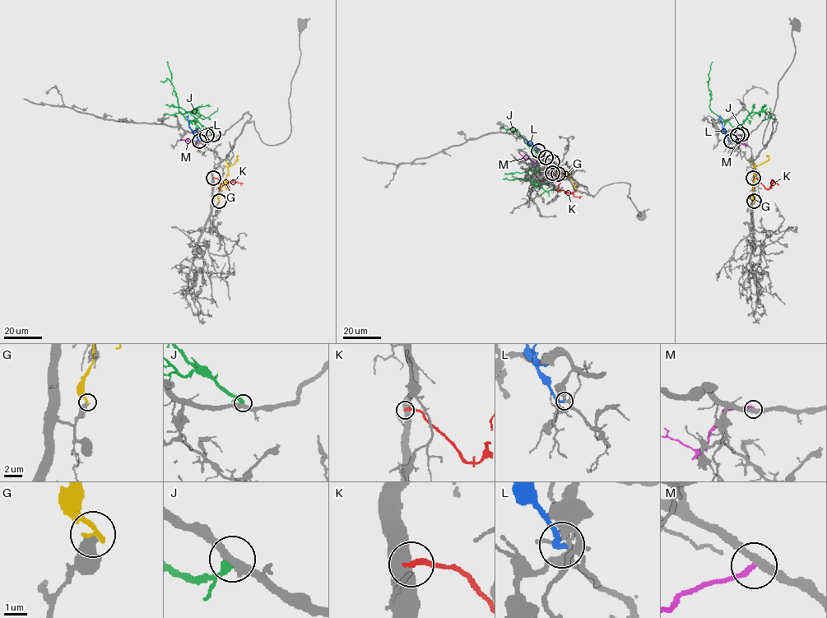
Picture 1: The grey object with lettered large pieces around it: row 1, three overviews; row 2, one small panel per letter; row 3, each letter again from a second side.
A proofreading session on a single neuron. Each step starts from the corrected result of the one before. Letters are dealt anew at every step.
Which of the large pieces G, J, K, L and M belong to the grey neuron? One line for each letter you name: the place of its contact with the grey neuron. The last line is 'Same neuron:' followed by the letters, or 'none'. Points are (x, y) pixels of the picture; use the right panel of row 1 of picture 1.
L: contact (731, 141)
Same neuron: L

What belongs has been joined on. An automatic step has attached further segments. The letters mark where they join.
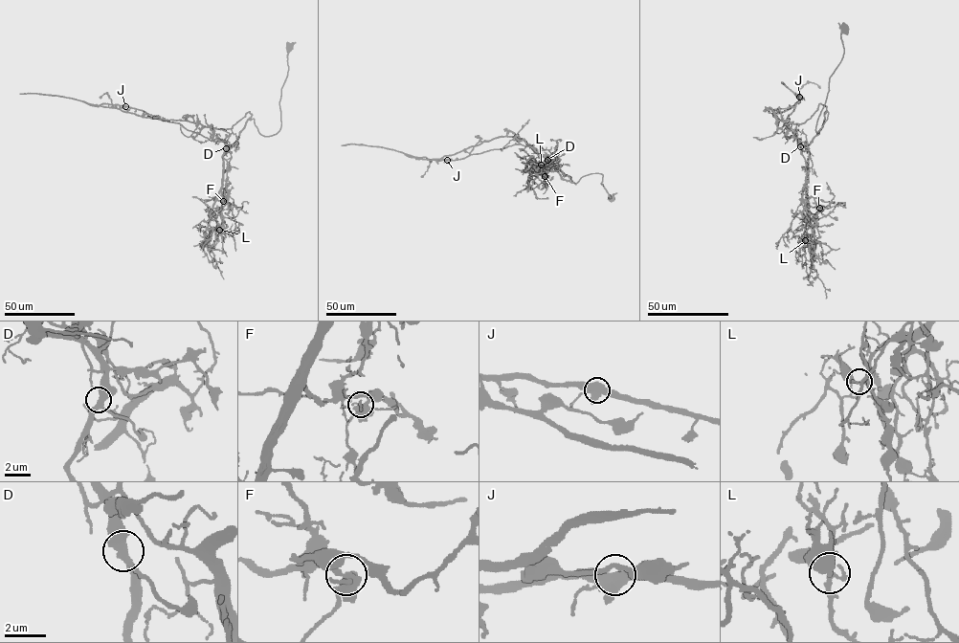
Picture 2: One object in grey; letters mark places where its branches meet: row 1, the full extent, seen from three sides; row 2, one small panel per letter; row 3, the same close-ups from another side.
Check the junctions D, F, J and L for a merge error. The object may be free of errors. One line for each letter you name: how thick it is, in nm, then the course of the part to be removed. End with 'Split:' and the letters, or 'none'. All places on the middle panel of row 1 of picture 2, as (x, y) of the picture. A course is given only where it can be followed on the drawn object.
F: 440 nm | (545, 176), (547, 159), (521, 144), (455, 160), (342, 145)
Split: F

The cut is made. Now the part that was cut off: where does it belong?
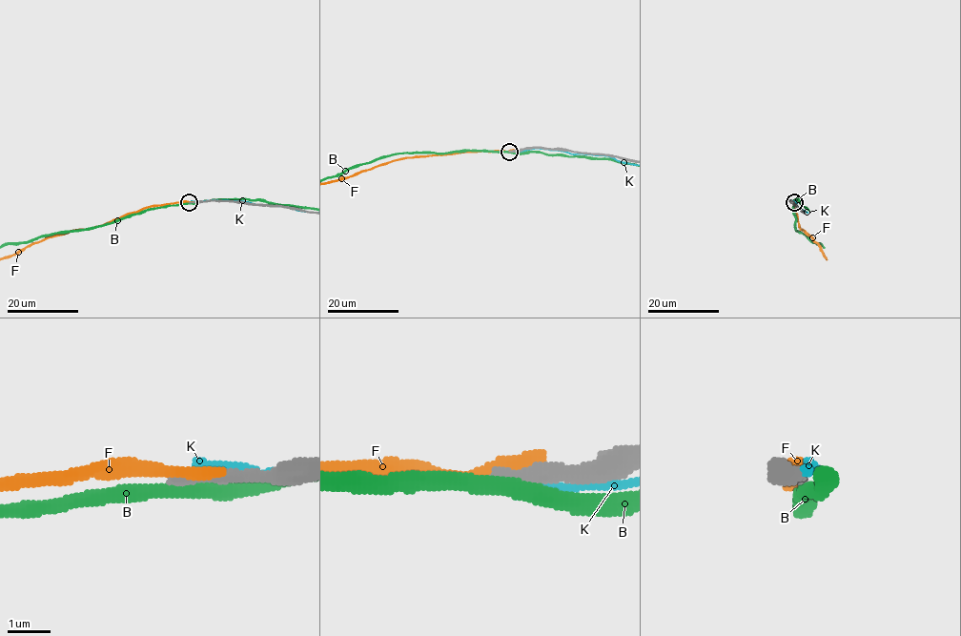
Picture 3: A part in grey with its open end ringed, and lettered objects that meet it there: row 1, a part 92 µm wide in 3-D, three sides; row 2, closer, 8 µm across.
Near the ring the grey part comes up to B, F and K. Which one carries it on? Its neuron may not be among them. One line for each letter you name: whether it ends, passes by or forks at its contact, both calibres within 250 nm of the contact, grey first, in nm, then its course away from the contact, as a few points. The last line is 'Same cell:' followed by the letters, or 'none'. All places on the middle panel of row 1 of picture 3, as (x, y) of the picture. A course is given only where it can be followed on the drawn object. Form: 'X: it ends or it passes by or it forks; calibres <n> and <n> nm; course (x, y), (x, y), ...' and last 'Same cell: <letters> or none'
Same cell: none

